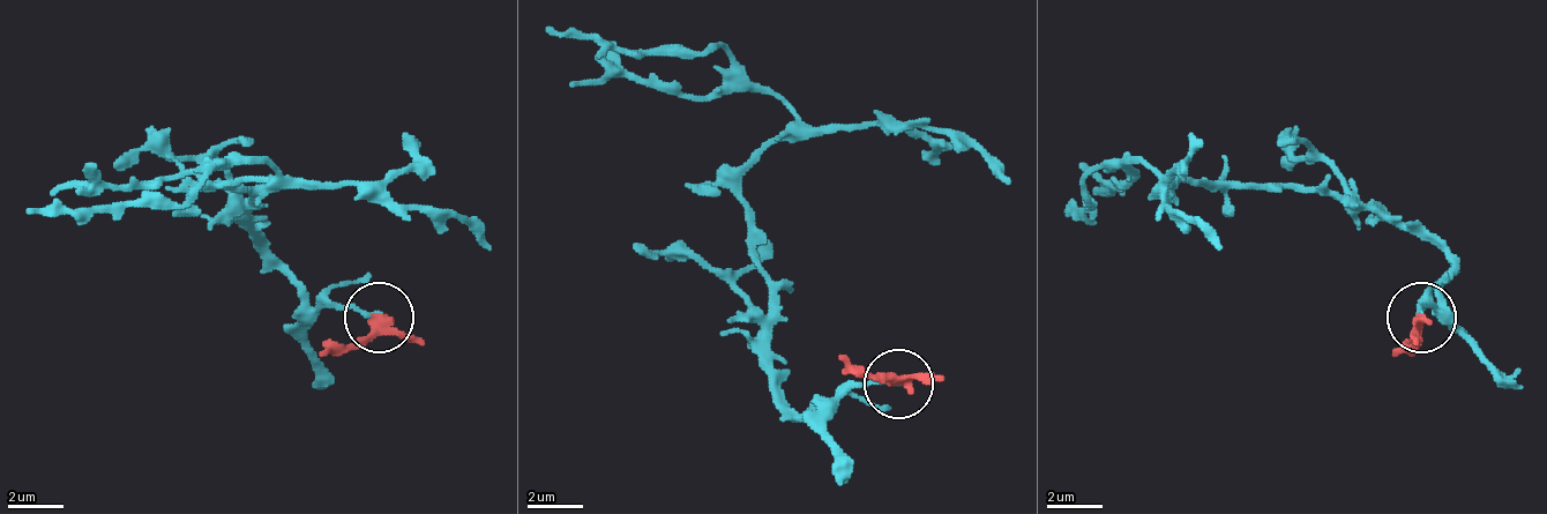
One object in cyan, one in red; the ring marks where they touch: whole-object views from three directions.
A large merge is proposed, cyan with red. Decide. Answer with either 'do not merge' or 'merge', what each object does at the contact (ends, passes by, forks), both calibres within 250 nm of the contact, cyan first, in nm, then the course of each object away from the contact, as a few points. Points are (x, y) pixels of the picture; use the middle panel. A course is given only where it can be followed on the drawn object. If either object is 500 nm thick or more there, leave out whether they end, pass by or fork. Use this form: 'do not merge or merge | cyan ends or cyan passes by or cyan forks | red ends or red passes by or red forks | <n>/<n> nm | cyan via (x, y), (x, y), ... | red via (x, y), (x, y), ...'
merge | cyan ends | red passes by | 170/280 nm | cyan via (896, 381), (778, 395), (742, 172), (785, 103), (722, 46), (617, 53), (547, 25) | red via (896, 381), (882, 381), (841, 354)

